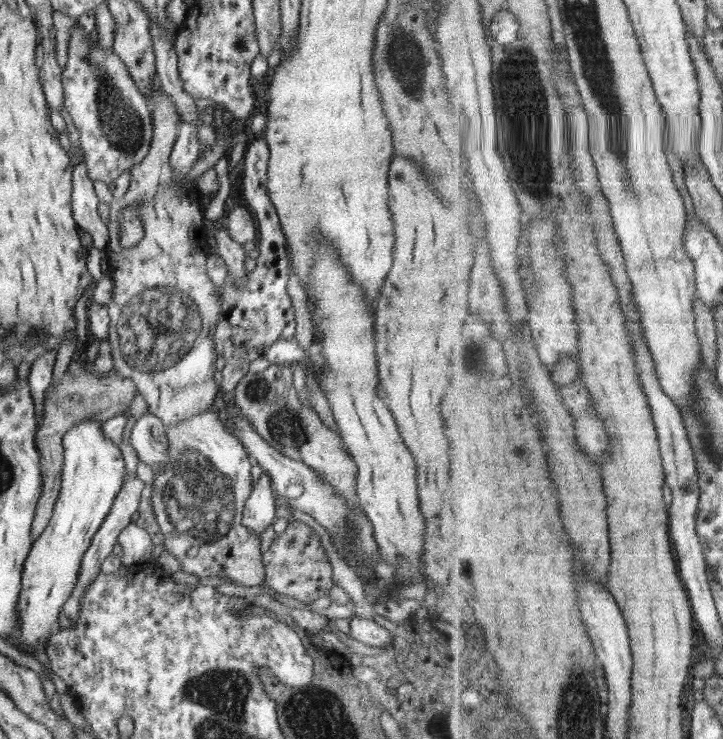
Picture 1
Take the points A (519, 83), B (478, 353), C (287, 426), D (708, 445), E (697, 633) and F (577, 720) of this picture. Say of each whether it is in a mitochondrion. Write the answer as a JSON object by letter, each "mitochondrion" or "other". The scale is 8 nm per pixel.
{"A":"mitochondrion","B":"mitochondrion","C":"mitochondrion","D":"mitochondrion","E":"other","F":"mitochondrion"}

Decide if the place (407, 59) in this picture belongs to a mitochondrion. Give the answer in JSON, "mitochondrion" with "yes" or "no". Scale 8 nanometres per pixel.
{"mitochondrion":"yes"}

